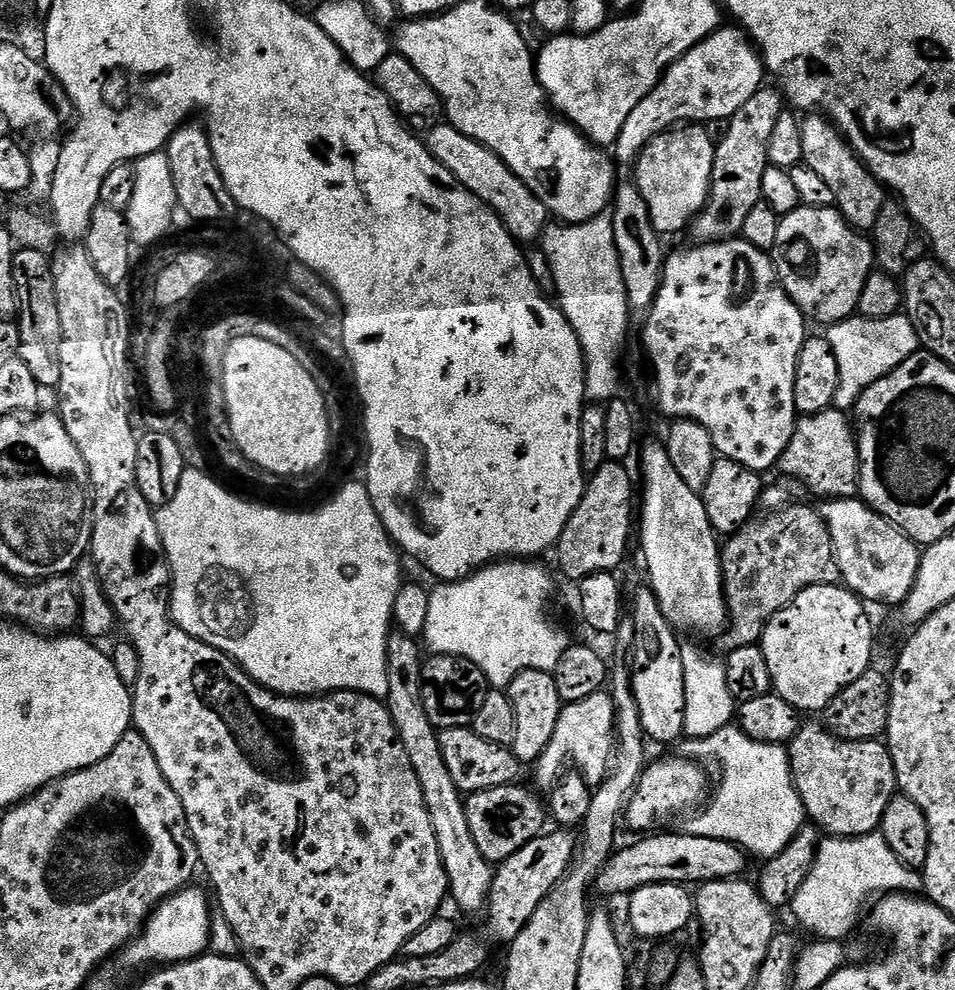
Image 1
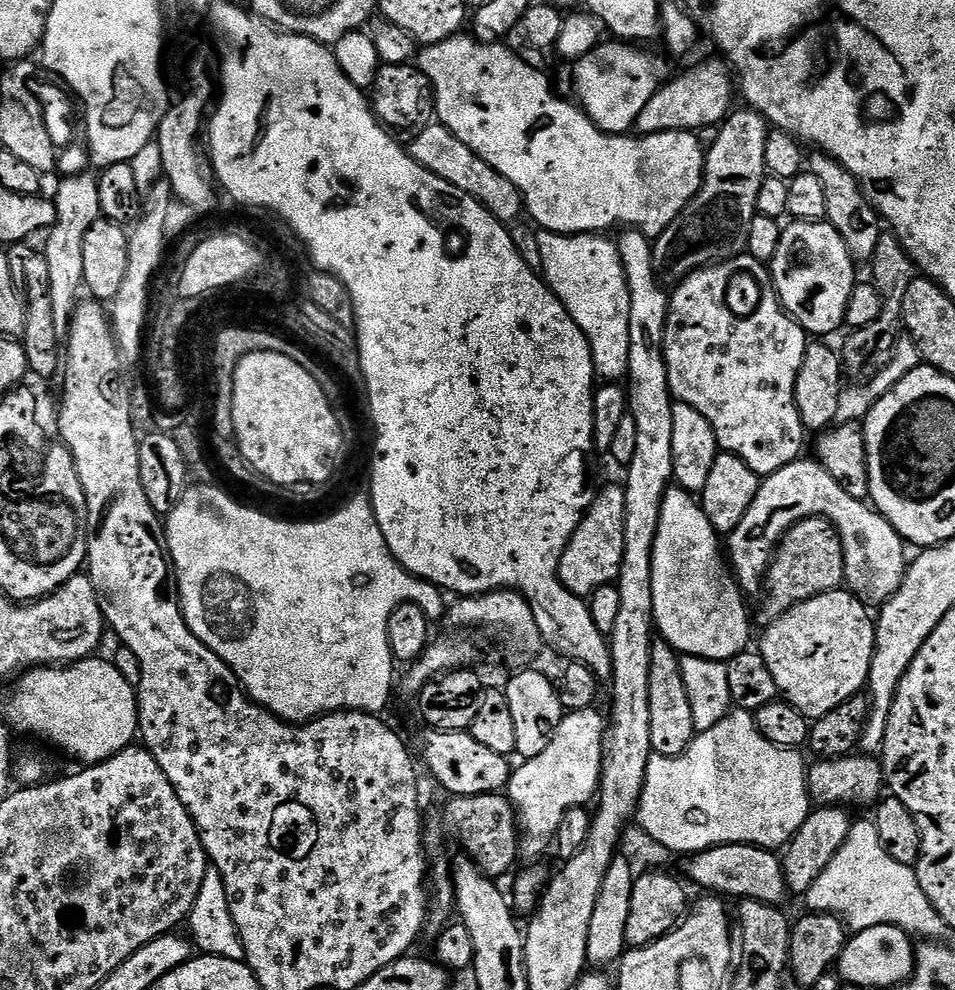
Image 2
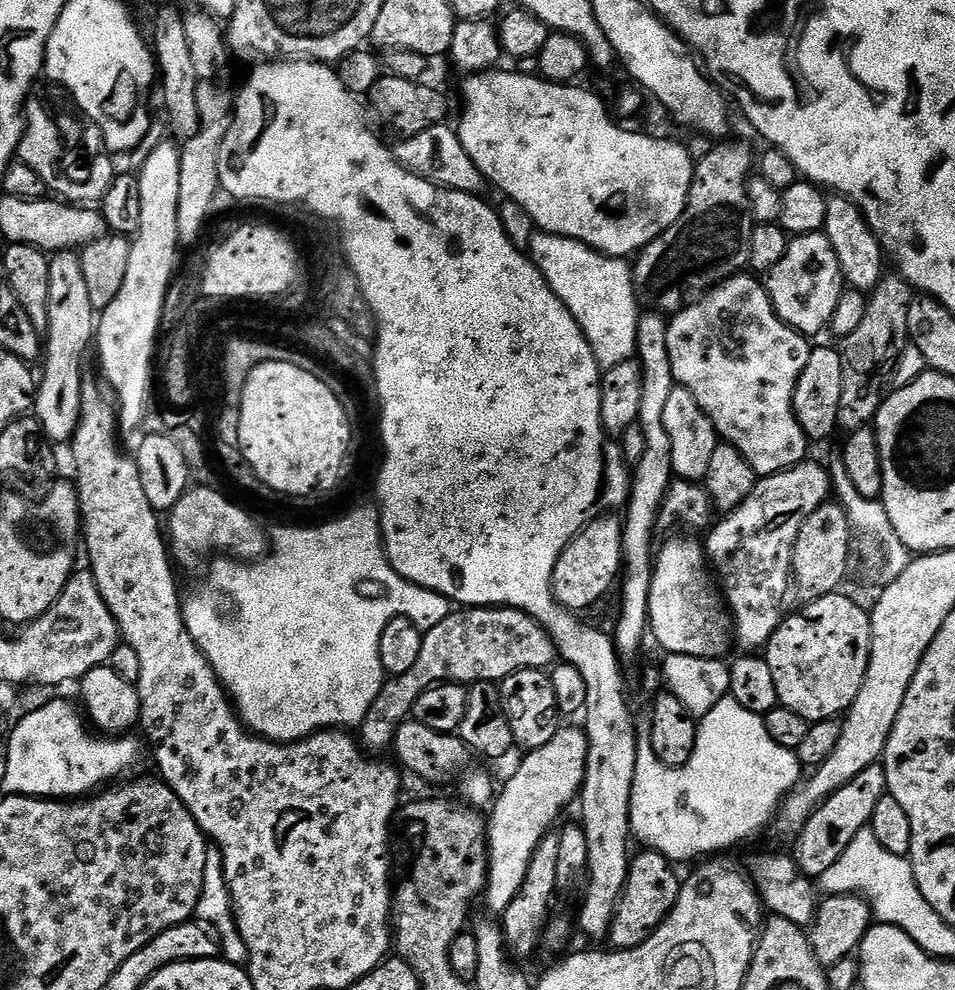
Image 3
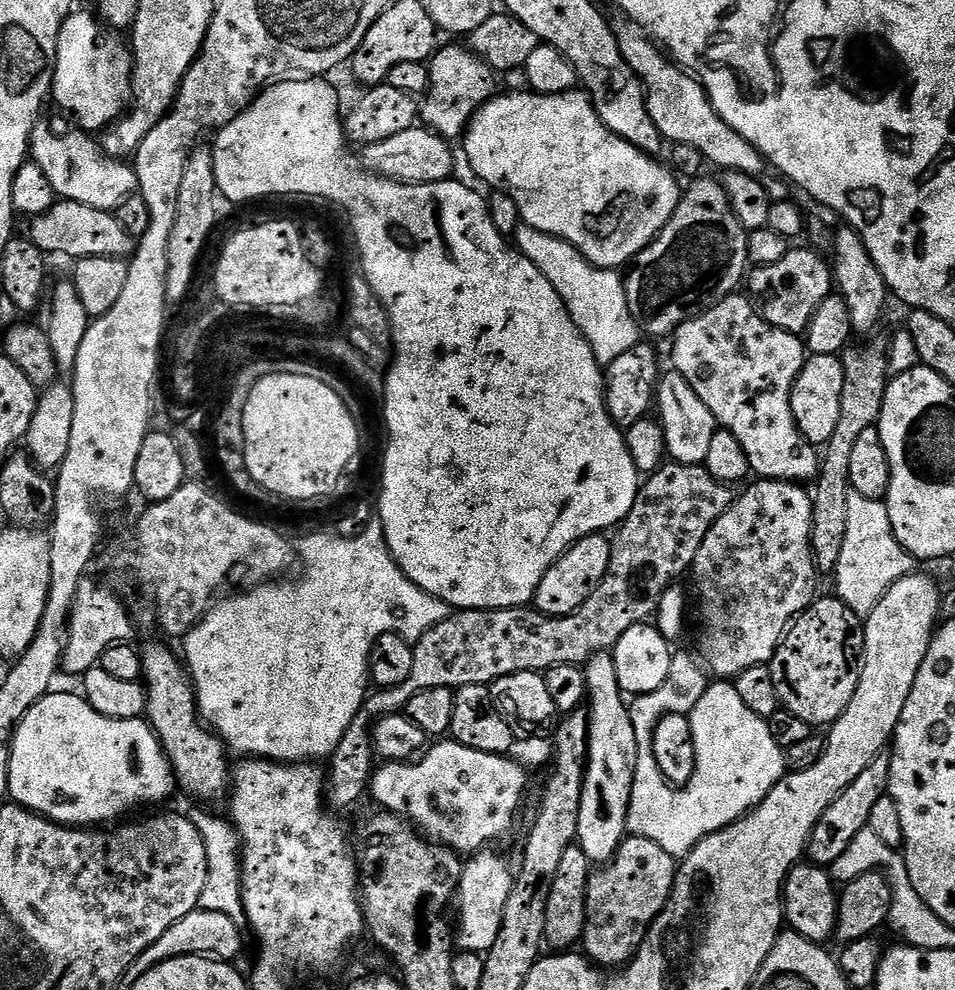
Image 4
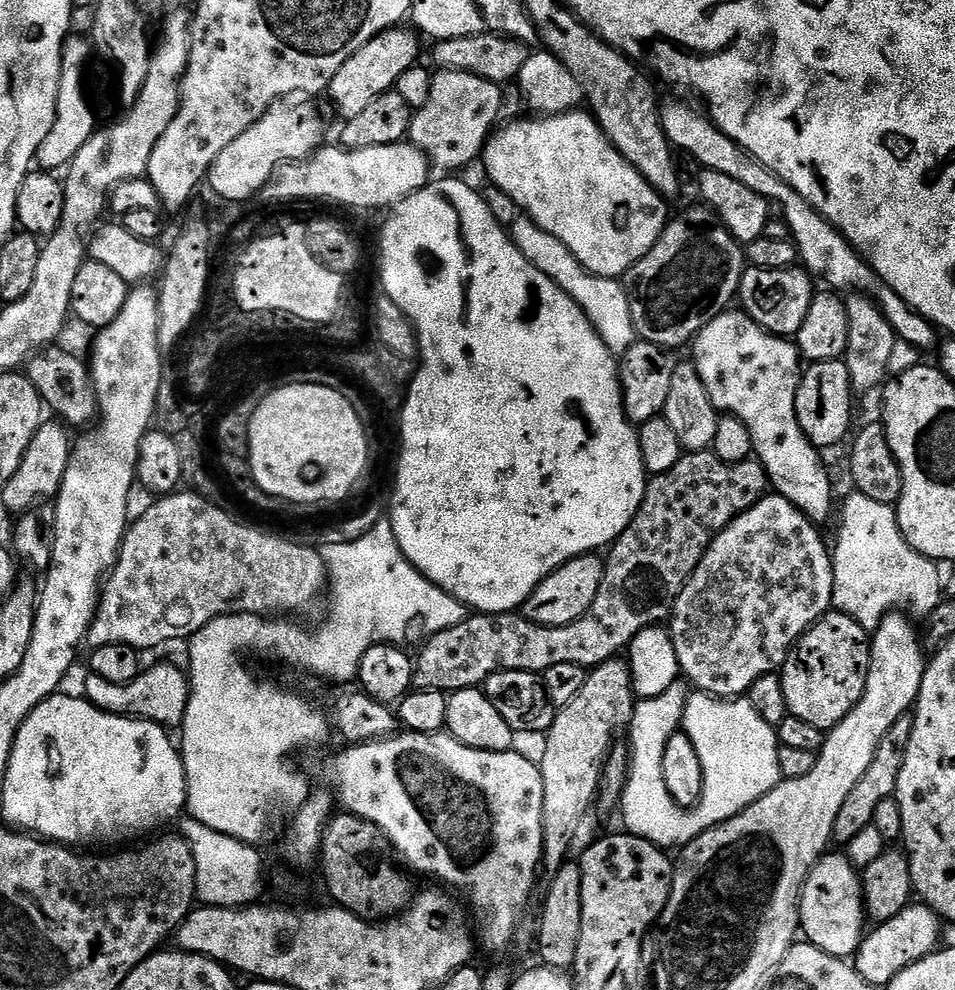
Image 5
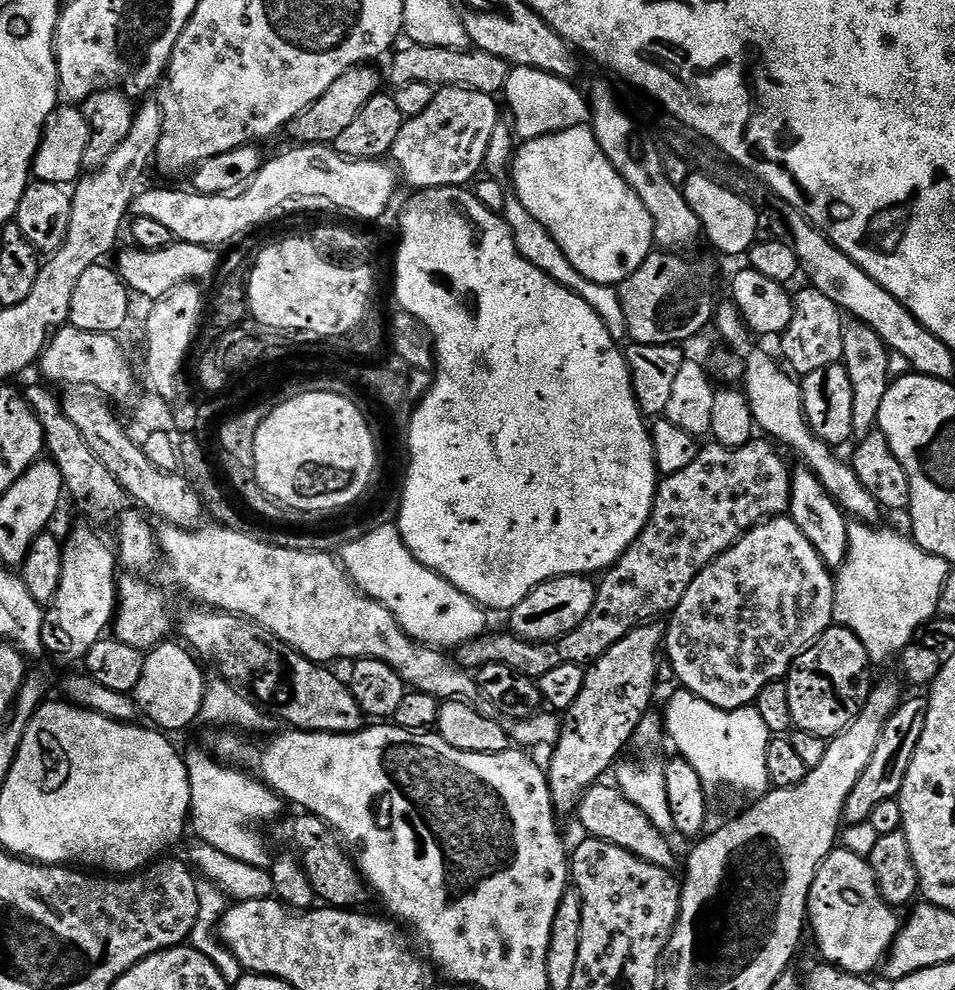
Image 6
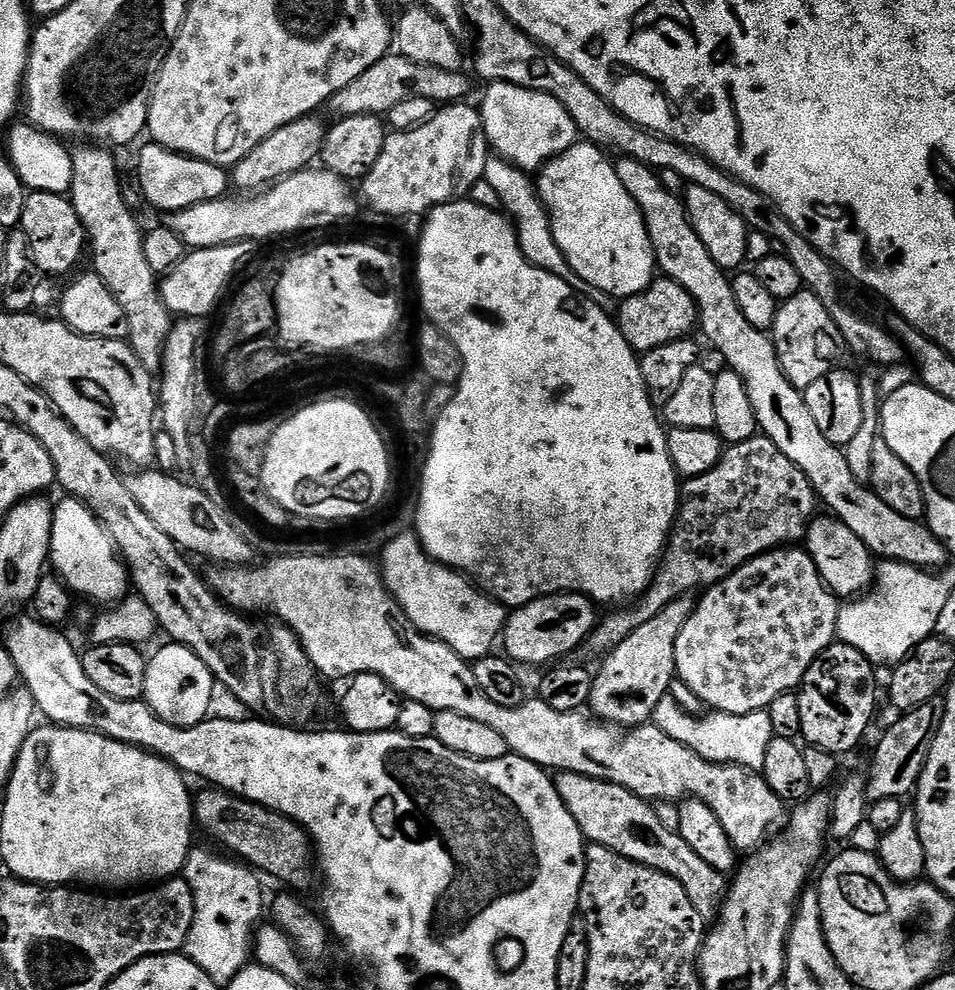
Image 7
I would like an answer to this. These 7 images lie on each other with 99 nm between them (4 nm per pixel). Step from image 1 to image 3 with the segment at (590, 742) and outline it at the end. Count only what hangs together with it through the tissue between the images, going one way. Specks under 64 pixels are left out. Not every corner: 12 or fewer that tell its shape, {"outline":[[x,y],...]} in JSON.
{"outline":[[561,727],[499,789],[486,897],[503,914],[538,842],[584,784],[588,739]]}

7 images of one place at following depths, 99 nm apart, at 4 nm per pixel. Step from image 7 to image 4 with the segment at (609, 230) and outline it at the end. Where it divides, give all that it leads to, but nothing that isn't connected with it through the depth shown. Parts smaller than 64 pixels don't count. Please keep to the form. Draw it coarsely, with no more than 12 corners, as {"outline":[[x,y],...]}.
{"outline":[[583,91],[497,94],[462,137],[527,227],[623,269],[677,173]]}

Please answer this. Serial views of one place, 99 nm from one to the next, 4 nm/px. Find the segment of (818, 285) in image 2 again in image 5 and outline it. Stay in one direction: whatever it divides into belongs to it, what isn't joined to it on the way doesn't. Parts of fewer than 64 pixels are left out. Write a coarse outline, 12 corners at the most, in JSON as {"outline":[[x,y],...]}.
{"outline":[[745,267],[738,304],[758,326],[792,338],[814,281],[803,267]]}

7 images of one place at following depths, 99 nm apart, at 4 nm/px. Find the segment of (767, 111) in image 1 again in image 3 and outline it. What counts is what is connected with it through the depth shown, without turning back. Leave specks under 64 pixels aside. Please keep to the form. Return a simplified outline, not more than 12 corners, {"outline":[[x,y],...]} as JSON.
{"outline":[[754,152],[694,164],[678,222],[635,257],[653,313],[748,268]]}

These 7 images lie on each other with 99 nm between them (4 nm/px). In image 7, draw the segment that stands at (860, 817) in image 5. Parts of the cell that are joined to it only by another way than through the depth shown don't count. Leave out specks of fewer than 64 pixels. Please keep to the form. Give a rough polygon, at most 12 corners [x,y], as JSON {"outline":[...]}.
{"outline":[[931,703],[899,717],[876,744],[869,801],[915,789],[934,732]]}

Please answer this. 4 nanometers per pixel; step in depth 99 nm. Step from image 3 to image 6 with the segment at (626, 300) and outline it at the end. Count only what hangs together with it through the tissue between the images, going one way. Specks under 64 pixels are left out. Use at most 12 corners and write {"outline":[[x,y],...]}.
{"outline":[[506,198],[502,215],[520,257],[538,266],[602,318],[618,342],[628,336],[619,291],[570,266],[558,242]]}

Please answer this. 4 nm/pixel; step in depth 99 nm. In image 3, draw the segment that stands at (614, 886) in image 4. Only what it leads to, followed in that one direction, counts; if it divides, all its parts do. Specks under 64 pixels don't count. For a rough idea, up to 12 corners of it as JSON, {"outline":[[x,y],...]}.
{"outline":[[661,852],[631,857],[607,934],[636,948],[672,913],[682,883]]}

